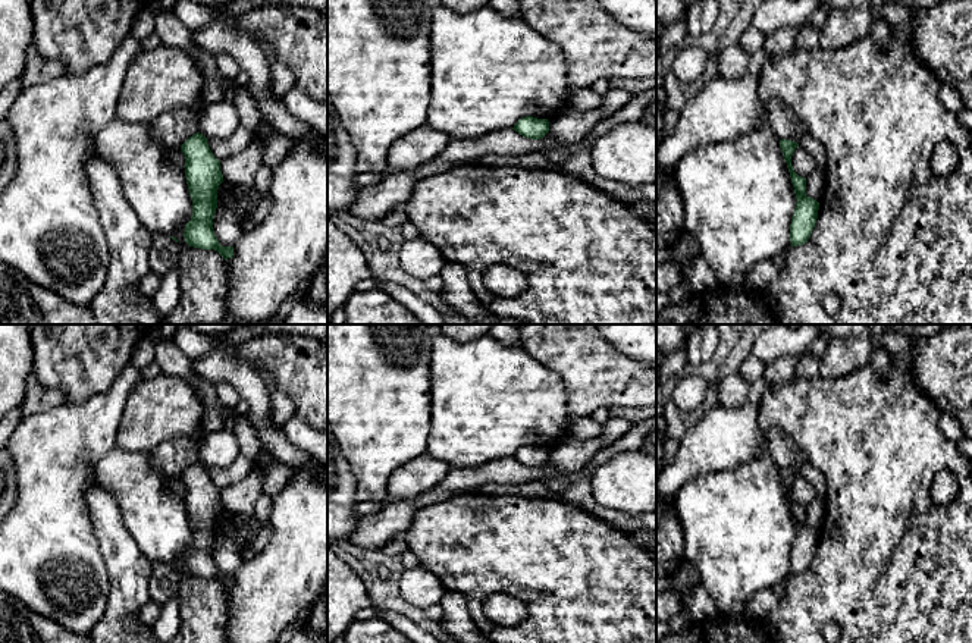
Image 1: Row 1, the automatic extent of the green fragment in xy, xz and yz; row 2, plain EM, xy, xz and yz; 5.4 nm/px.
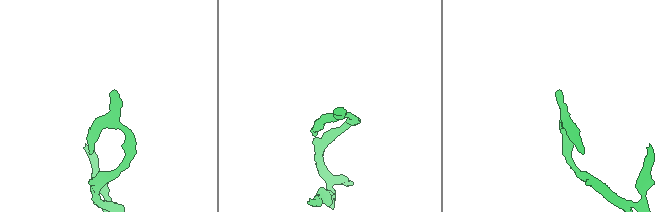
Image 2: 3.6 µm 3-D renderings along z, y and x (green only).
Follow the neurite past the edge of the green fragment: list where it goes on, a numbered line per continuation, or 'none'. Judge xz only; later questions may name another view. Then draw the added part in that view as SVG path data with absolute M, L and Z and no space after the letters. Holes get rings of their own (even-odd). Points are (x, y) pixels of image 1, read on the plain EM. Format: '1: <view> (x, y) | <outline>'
none

